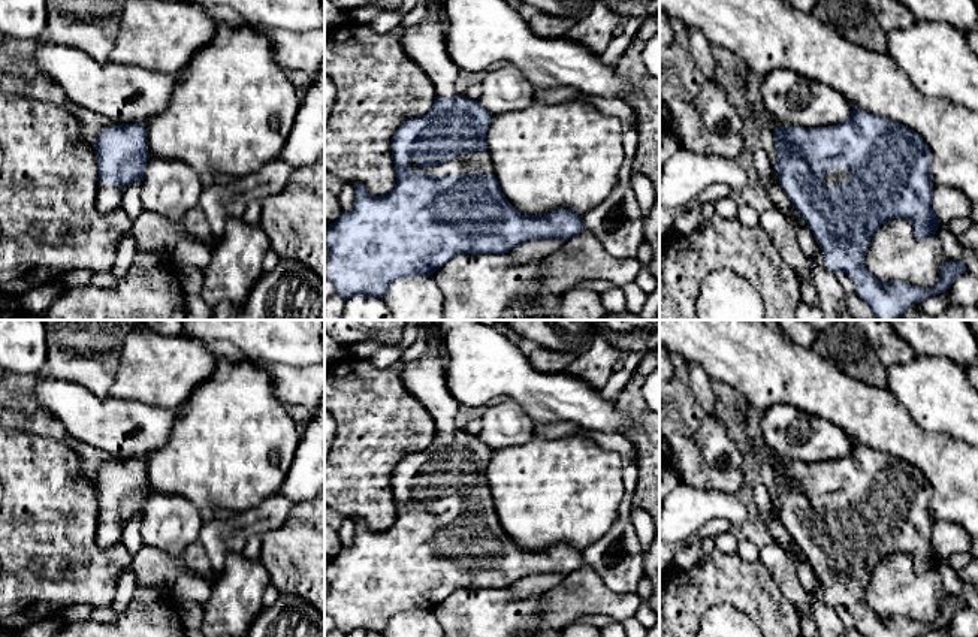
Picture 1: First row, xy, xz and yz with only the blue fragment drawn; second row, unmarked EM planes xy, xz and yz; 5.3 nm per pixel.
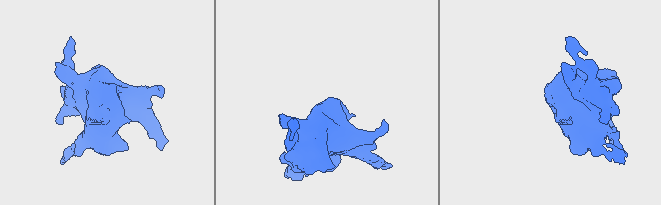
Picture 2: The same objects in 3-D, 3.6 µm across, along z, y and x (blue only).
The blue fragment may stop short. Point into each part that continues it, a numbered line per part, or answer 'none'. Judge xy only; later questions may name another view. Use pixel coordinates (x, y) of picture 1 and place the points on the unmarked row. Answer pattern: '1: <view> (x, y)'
1: xy (108, 533)

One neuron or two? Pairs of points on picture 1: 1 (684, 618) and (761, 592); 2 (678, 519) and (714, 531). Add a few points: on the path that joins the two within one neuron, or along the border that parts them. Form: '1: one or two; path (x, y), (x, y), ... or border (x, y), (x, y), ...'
1: one; path (703, 598), (709, 592), (742, 592)
2: two; border (732, 524), (721, 518), (712, 518), (675, 545)

